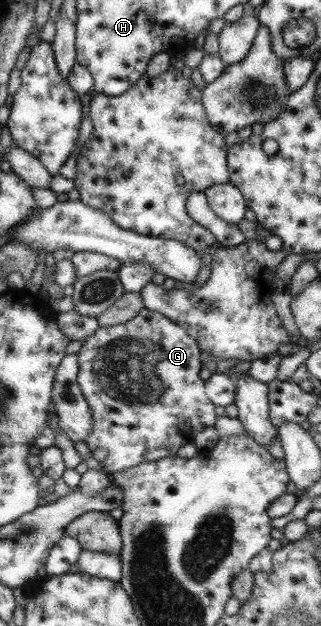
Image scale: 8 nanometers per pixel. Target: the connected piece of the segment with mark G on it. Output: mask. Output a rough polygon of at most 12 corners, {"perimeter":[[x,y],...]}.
{"perimeter":[[144,307],[77,351],[106,475],[213,427],[196,342]]}

